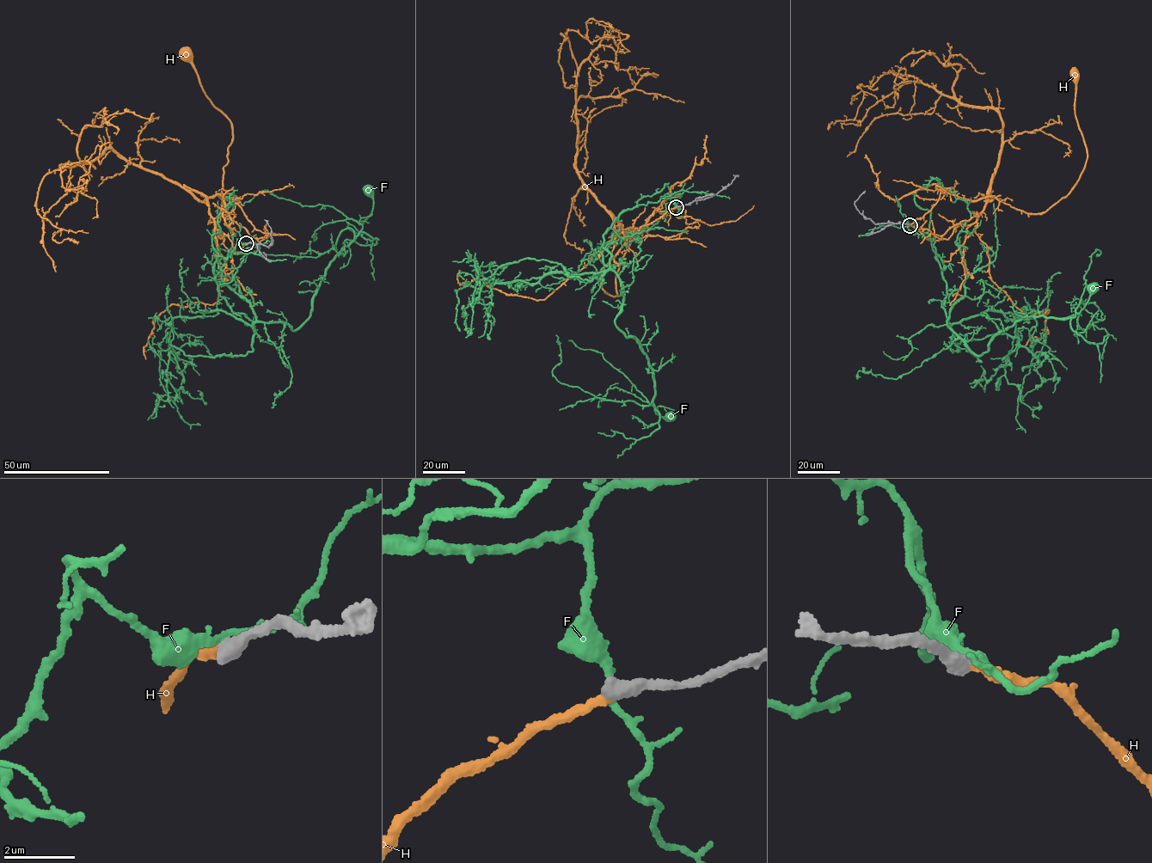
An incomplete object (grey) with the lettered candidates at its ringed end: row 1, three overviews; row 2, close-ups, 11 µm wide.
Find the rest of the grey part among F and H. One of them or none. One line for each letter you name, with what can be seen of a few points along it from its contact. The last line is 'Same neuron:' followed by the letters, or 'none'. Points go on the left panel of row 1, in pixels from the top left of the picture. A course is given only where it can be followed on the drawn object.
H: course (247, 243), (239, 254), (227, 235), (215, 232), (208, 199), (223, 192), (231, 122), (205, 94), (185, 53)
Same neuron: H

